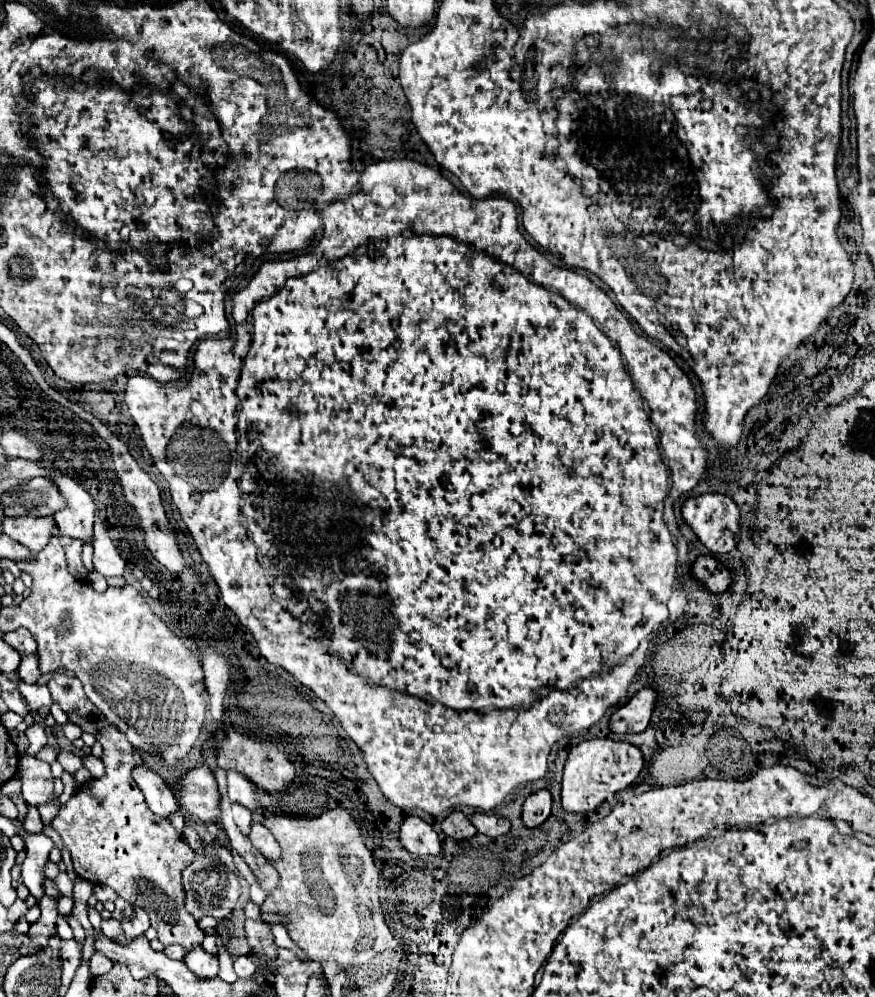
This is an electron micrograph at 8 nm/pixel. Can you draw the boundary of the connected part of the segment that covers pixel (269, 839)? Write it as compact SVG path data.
M252 823L252 831L248 835L248 839L252 841L252 845L268 859L268 861L278 861L280 857L280 849L278 843L274 841L274 835L260 823Z

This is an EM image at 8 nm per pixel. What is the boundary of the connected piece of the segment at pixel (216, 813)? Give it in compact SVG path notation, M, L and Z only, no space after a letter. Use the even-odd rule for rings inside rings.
M206 765L190 769L184 775L184 779L180 781L178 801L186 807L188 813L204 823L216 823L222 815L218 783L214 779L214 773Z

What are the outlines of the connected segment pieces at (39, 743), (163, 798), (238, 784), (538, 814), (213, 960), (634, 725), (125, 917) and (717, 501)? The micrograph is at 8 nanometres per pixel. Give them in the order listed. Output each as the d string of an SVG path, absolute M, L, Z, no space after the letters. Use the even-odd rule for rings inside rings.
M42 725L28 727L26 729L26 737L28 737L28 747L26 747L26 751L20 757L28 757L28 755L34 757L46 745L46 741L48 741L48 735L46 735L46 731L44 731Z
M136 765L134 767L134 781L142 789L148 807L156 815L170 817L170 813L178 811L178 801L176 801L174 793L168 789L164 779L156 771L152 771L144 765Z
M228 771L228 797L232 803L240 803L250 811L258 809L258 799L256 799L256 789L250 781L246 781L240 773Z
M536 791L524 801L522 809L522 821L526 827L538 827L550 817L550 805L552 795L550 791Z
M196 947L186 953L184 963L198 977L216 977L218 975L218 955L206 953L202 947Z
M652 687L640 689L626 705L622 705L610 717L610 729L614 733L640 733L648 727L656 709L658 693Z
M124 899L116 901L116 909L114 909L112 917L120 921L120 925L124 929L124 935L130 937L130 939L142 935L150 927L150 919L148 919L146 911L140 909L138 905L132 905L132 903L124 901Z
M708 493L708 495L698 495L698 497L690 497L684 505L682 505L682 515L684 521L694 529L694 533L700 537L700 541L716 555L720 553L728 553L732 551L738 541L740 541L740 507L734 499L730 499L728 495L720 495L720 493Z

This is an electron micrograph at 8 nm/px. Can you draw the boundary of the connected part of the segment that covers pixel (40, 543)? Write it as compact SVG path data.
M6 517L4 533L38 553L48 545L50 537L58 533L58 527L52 517Z

